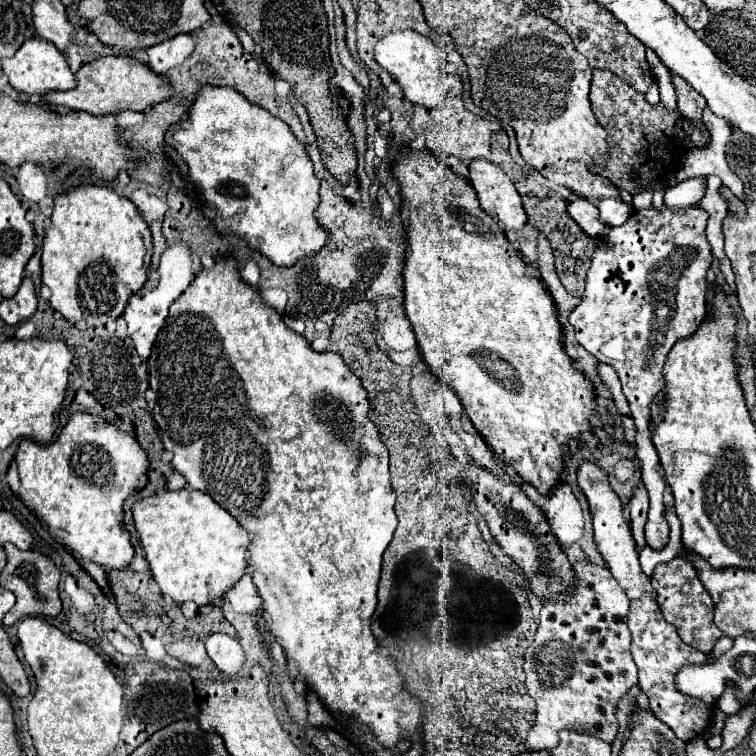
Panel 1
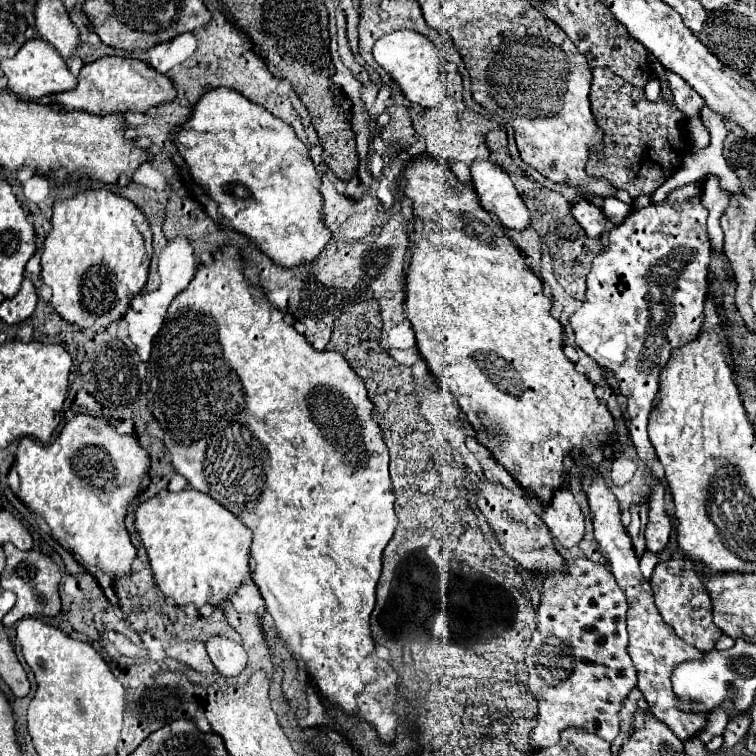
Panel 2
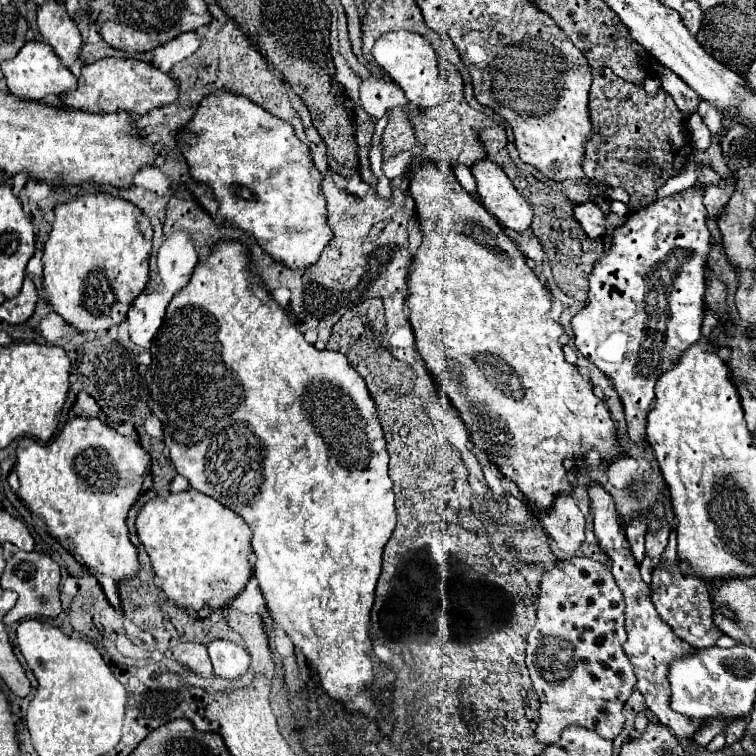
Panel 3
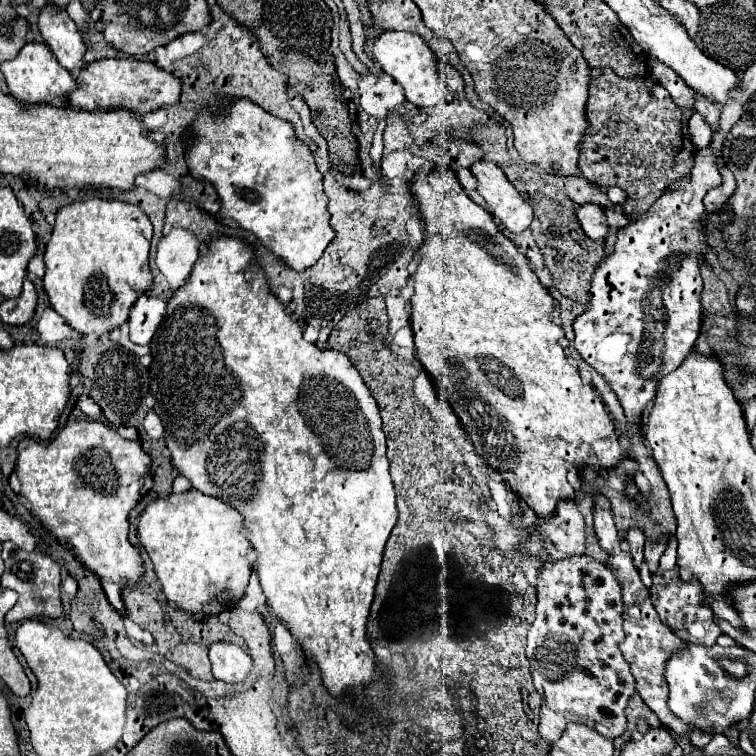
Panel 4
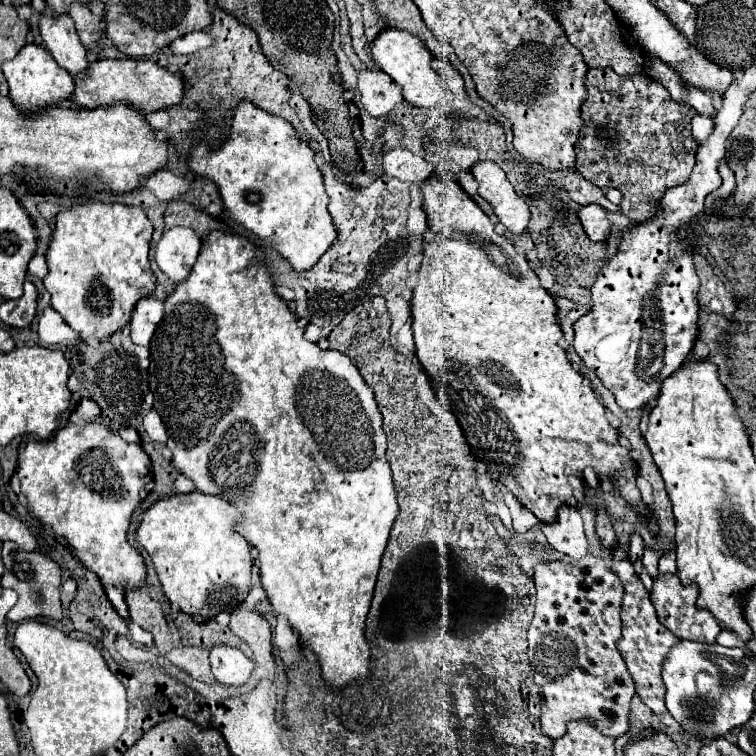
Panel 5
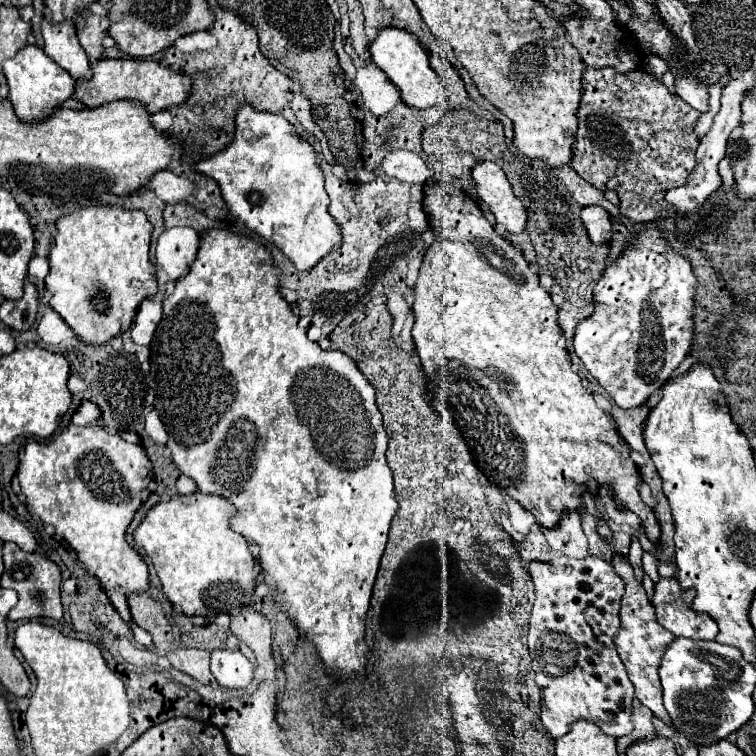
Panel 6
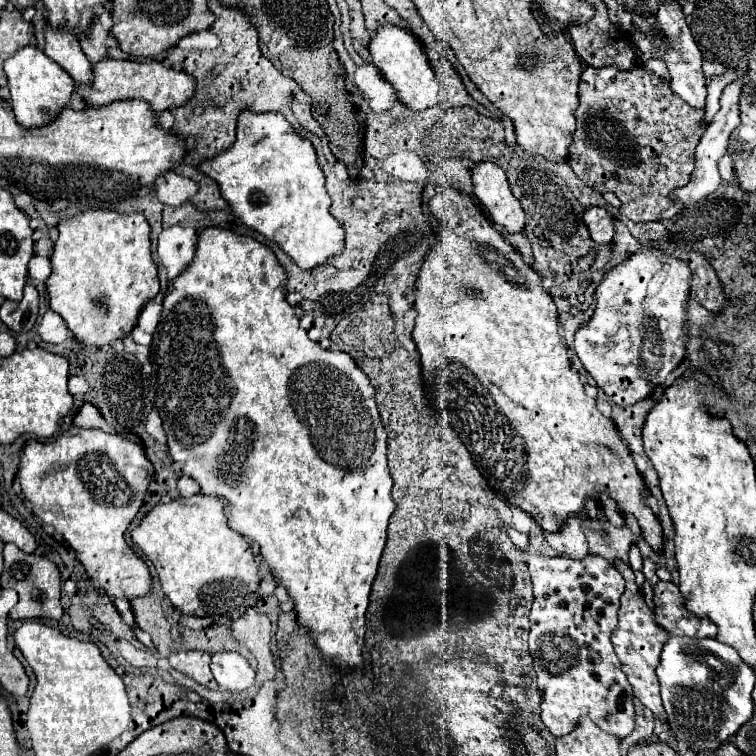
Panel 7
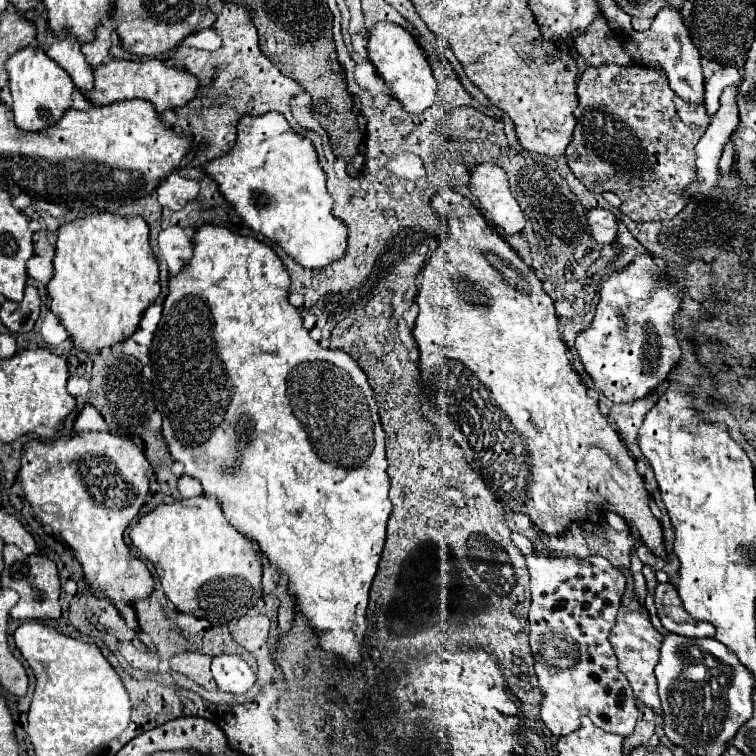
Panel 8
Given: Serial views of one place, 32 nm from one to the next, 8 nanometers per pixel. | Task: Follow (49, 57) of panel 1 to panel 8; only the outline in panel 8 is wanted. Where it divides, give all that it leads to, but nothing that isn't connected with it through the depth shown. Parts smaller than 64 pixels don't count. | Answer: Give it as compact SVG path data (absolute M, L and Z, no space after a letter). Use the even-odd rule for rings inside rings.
M26 46L18 50L6 62L6 72L10 78L10 92L12 92L12 110L14 120L22 130L36 132L52 126L52 122L60 120L60 116L72 106L72 92L74 82L72 78L46 56L44 50Z

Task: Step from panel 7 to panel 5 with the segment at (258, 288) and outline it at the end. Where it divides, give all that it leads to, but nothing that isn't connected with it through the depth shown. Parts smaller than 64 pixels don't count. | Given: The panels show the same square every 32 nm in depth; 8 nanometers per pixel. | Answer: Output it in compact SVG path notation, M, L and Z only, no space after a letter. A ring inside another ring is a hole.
M212 232L204 238L204 246L198 254L198 260L184 284L178 284L172 296L166 298L166 314L162 326L156 330L154 340L150 342L152 364L148 368L150 390L156 398L154 410L160 414L168 432L168 448L172 452L172 464L194 482L196 490L202 494L214 494L222 500L234 504L242 514L238 530L252 546L258 548L258 568L264 592L274 608L282 614L294 634L300 638L304 648L310 648L322 666L322 676L330 688L340 690L348 682L366 680L370 672L370 646L364 638L364 624L370 610L376 576L380 570L380 558L388 542L390 528L398 516L398 504L394 496L394 484L390 466L386 460L386 434L382 430L382 416L376 406L372 388L366 386L358 368L352 360L338 350L320 350L316 344L304 338L304 330L298 328L294 314L288 310L274 288L270 274L264 266L264 254L246 238L236 238L224 232Z

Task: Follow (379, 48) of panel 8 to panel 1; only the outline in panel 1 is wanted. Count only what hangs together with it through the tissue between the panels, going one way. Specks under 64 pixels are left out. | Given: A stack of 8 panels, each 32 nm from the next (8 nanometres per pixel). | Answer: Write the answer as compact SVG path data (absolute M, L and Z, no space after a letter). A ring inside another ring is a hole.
M412 30L392 32L376 44L374 54L376 54L376 62L402 86L404 98L410 100L412 104L420 104L432 110L444 100L446 96L444 56L442 56L442 50L428 36L422 36Z

